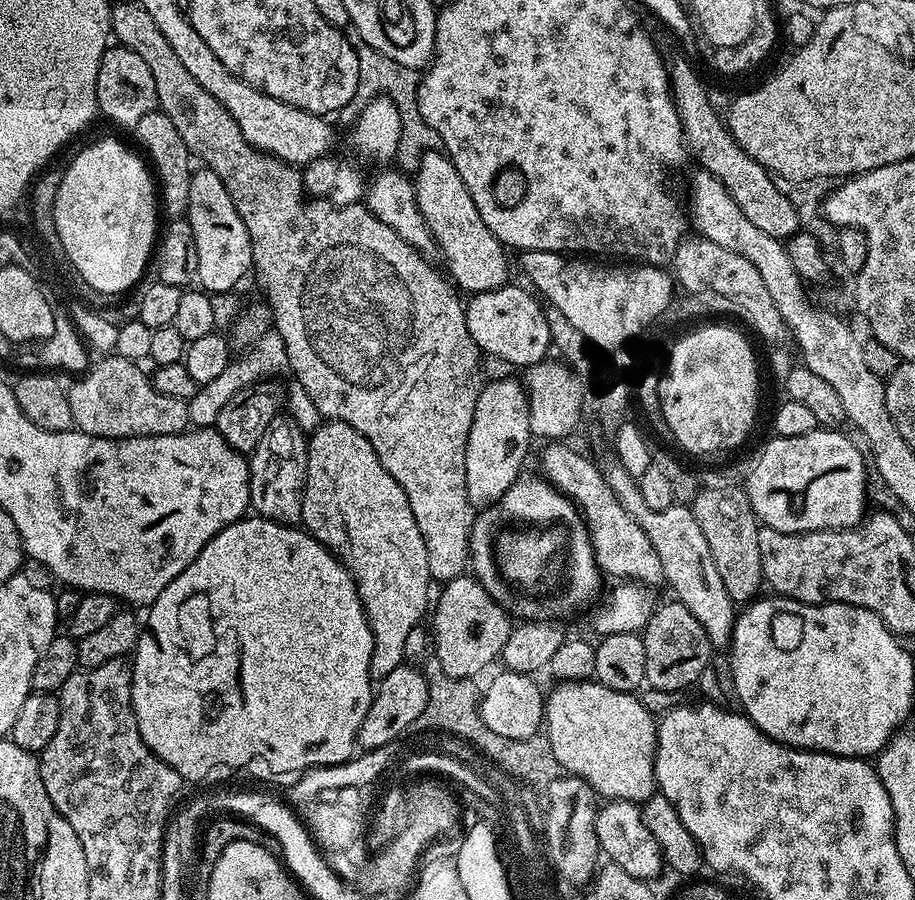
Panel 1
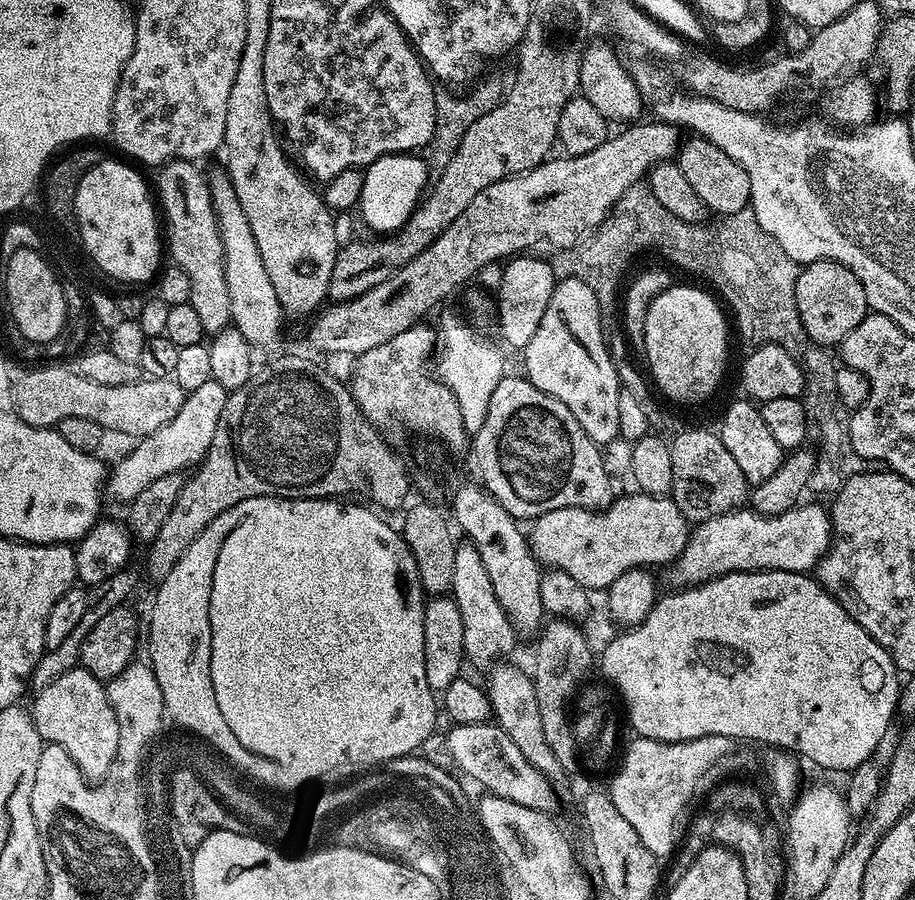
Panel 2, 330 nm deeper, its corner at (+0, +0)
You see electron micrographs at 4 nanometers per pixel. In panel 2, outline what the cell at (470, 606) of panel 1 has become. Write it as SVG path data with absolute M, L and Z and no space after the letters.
M624 496L613 499L609 508L591 512L585 508L563 508L550 510L531 521L530 543L532 553L545 569L568 572L583 588L607 589L614 578L626 574L626 570L652 564L671 565L680 556L690 535L689 521L685 520L682 510L668 496Z

